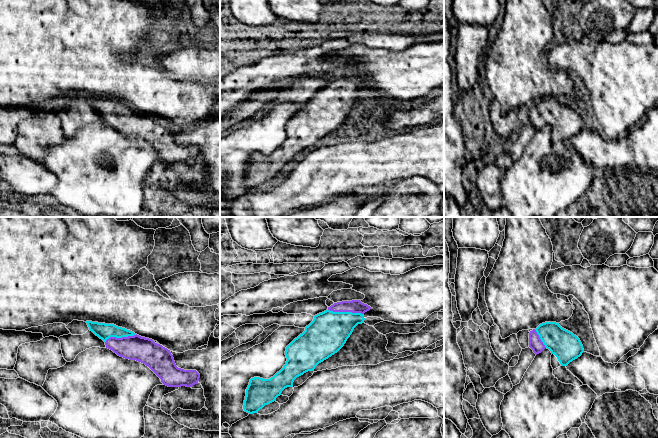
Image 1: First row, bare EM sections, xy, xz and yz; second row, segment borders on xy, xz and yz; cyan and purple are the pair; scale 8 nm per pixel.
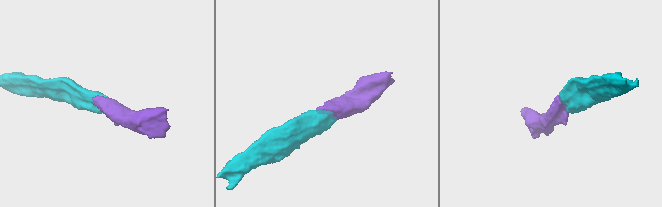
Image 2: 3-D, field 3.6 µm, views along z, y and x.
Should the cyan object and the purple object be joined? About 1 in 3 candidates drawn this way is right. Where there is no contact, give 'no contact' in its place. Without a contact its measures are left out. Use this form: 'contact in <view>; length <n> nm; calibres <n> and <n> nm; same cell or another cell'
contact in xz; length 280 nm; calibres 320 and 110 nm; same cell

